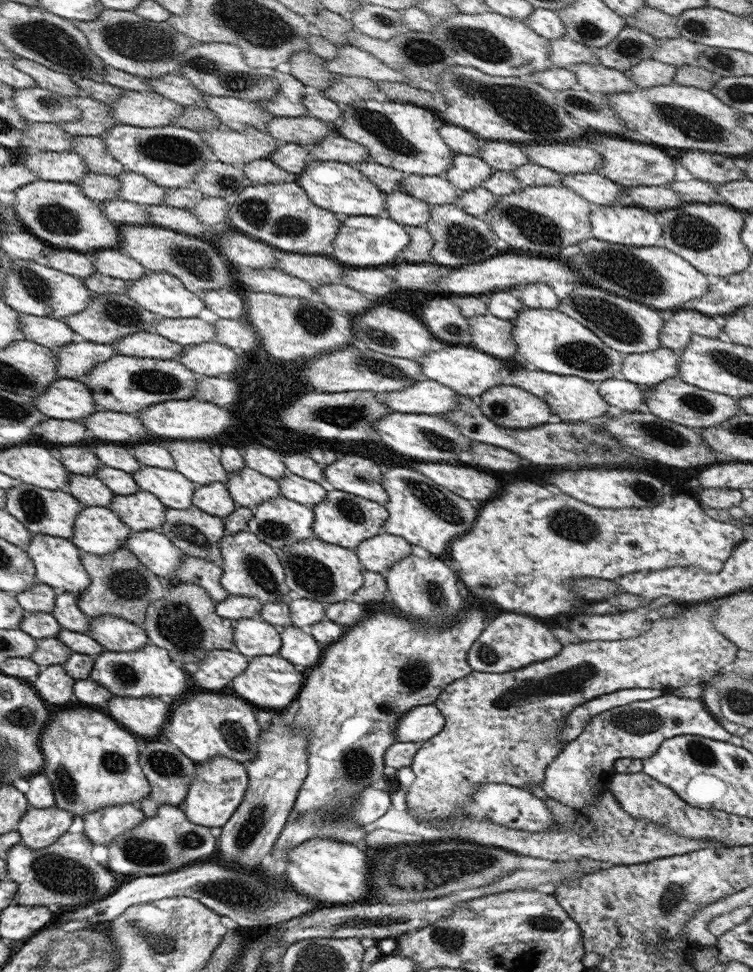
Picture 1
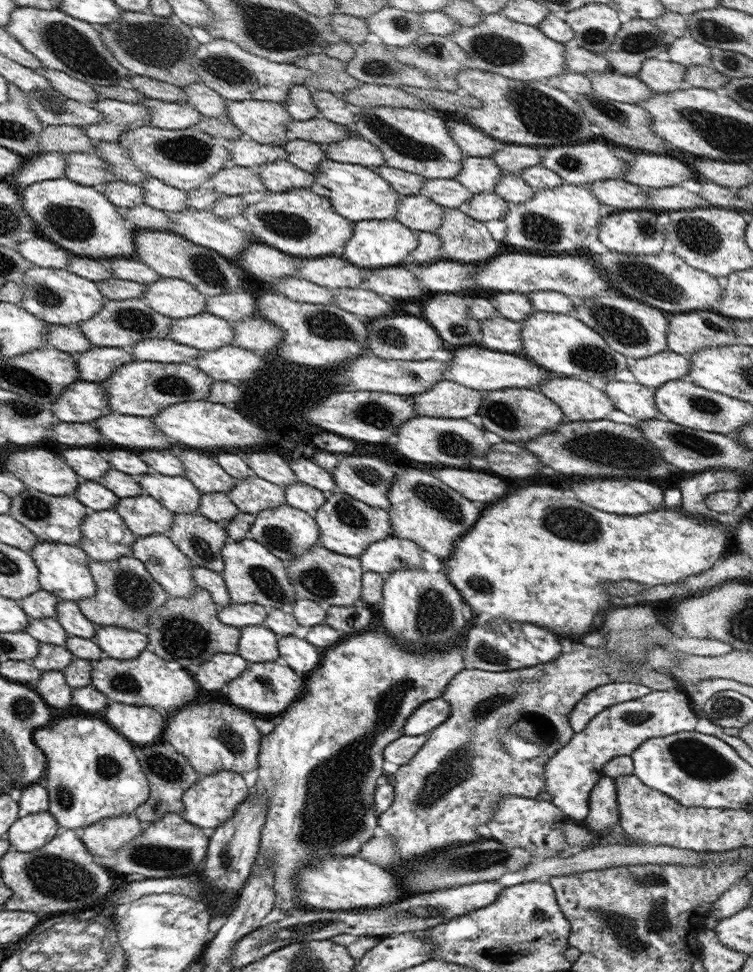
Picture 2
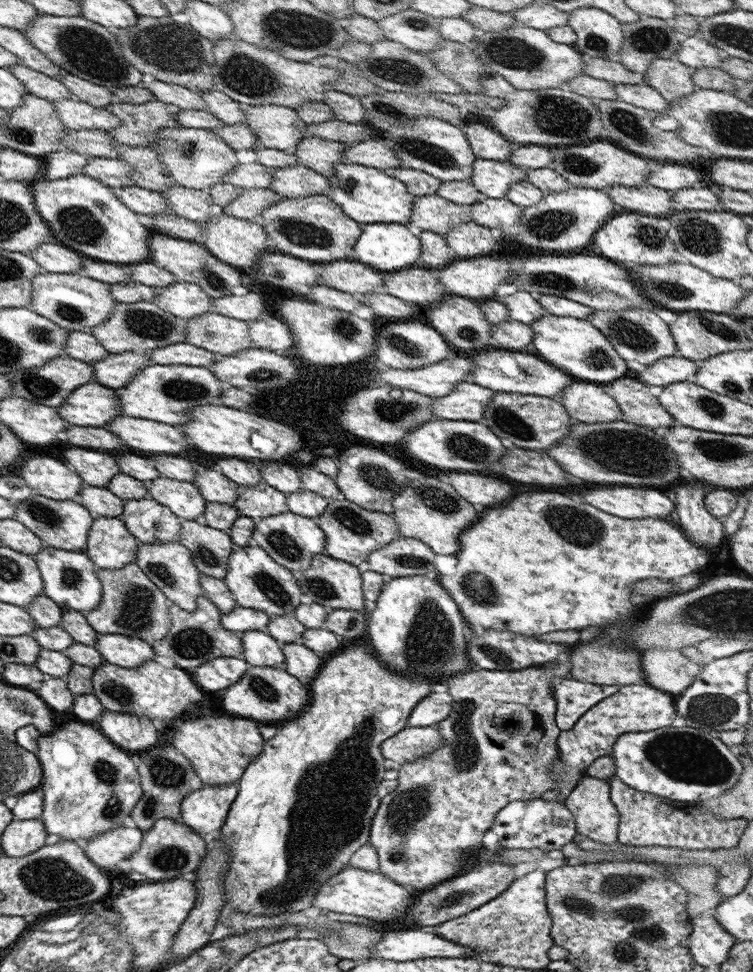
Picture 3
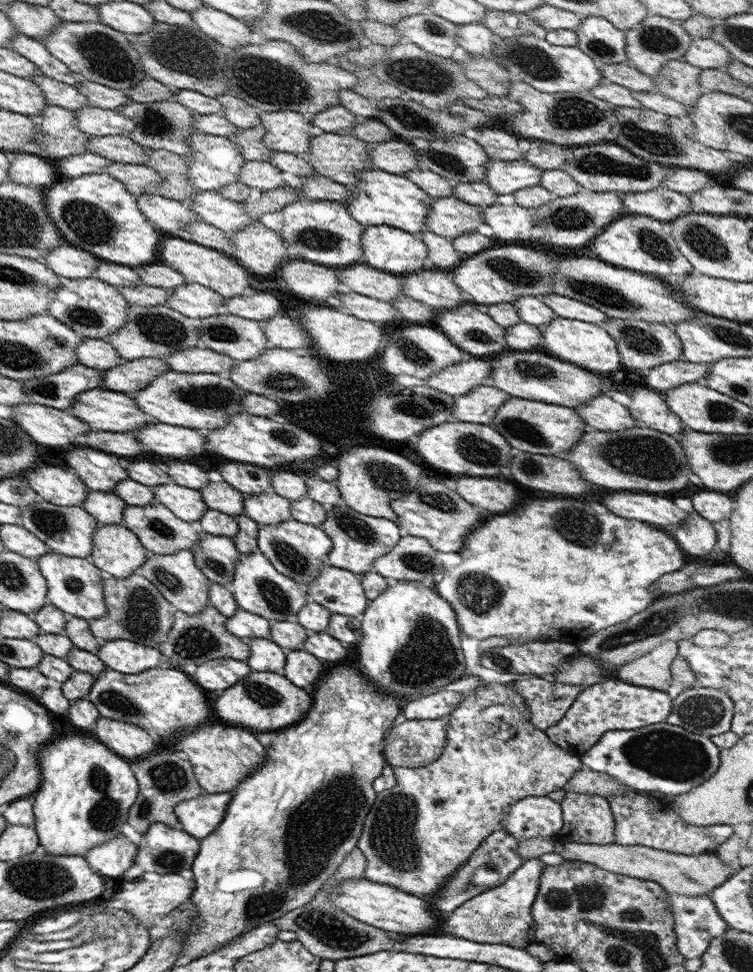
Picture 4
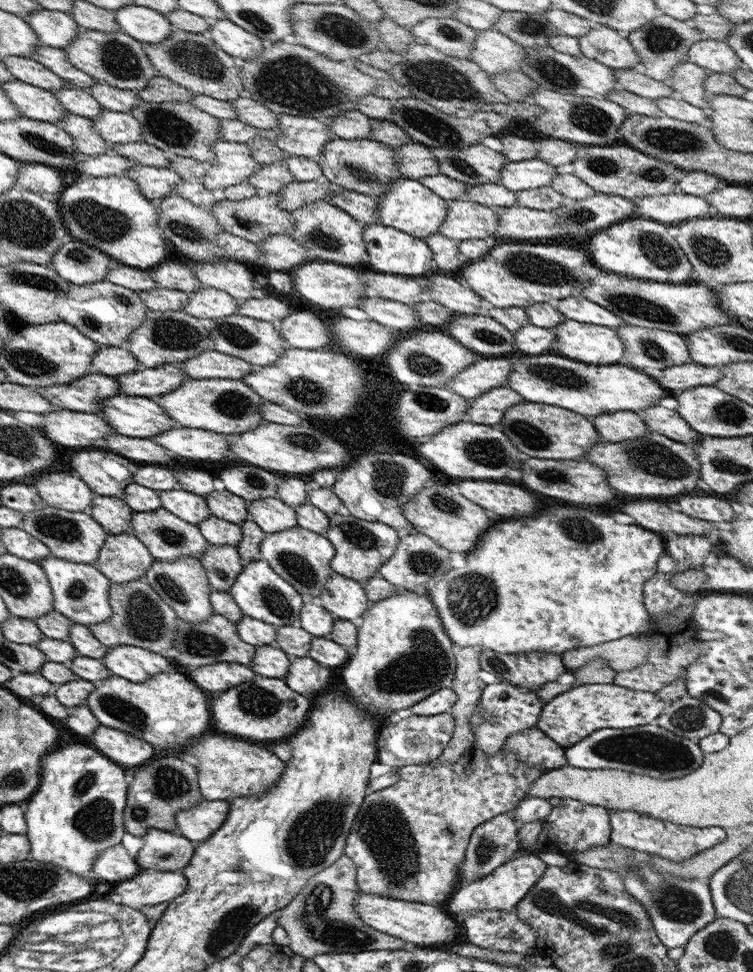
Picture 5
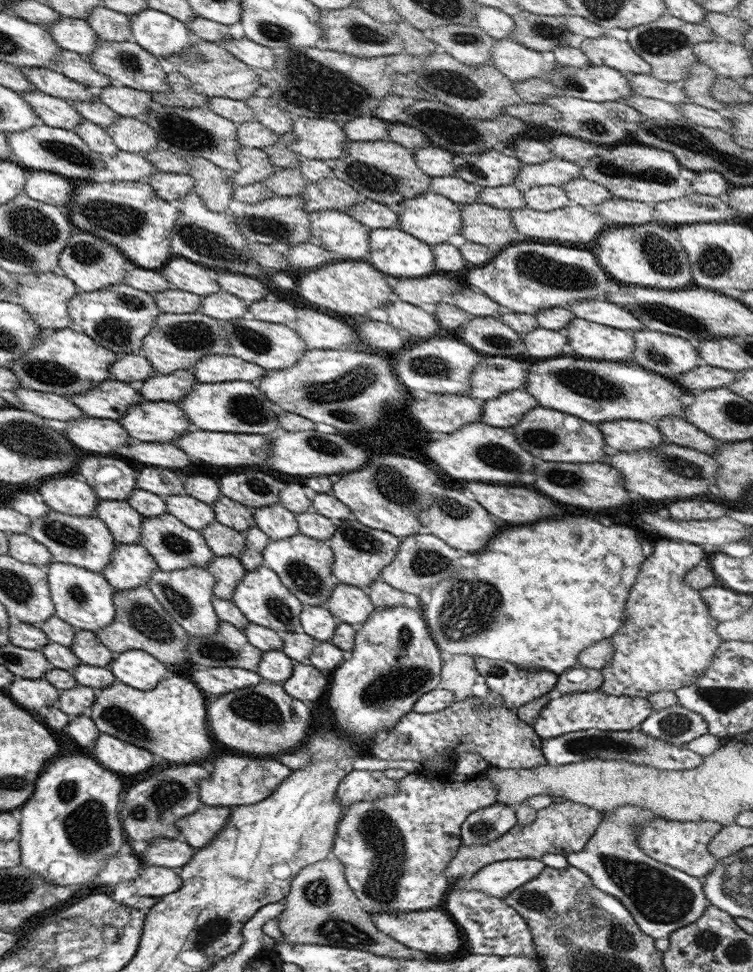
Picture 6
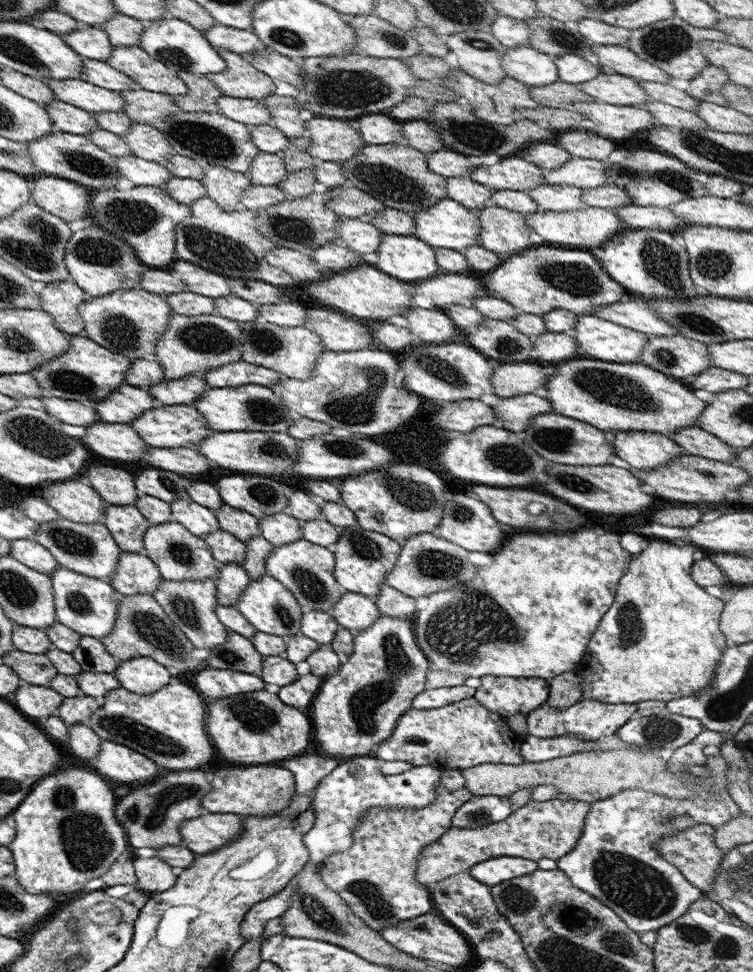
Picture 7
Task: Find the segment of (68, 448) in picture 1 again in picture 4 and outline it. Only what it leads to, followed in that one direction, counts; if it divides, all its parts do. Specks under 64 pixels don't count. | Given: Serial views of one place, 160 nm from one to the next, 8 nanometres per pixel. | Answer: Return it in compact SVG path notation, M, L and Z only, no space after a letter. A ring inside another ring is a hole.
M77 446L67 452L65 462L75 470L87 490L111 493L120 480L128 478L120 457L91 447Z

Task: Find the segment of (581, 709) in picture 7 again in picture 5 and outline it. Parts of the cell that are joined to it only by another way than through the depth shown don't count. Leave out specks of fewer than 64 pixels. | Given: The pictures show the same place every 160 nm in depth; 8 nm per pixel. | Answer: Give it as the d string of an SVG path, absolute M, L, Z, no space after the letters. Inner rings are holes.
M579 685L555 696L540 710L536 728L565 748L601 728L625 729L654 723L666 703L655 693L631 691L618 685Z

